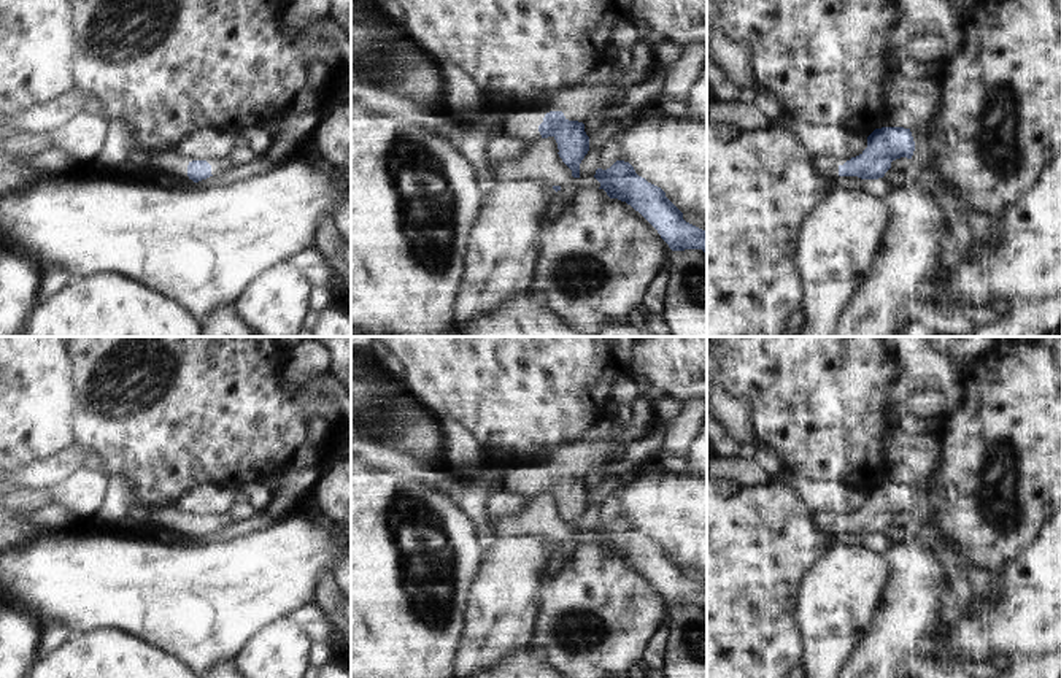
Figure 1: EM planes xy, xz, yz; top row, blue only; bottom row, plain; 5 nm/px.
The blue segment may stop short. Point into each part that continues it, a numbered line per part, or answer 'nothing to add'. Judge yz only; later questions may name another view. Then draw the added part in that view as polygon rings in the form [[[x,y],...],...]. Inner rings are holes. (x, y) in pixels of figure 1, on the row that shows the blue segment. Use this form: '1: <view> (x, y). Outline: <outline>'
1: yz (826, 167). Outline: [[[820,156],[813,160],[816,173],[829,184],[839,178],[839,167],[843,165],[850,157],[824,157]]]

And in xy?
1: xy (218, 165). Outline: [[[179,151],[176,152],[176,176],[183,179],[189,179],[187,176],[187,165],[192,160],[206,160],[211,165],[211,175],[216,176],[226,170],[232,168],[232,164],[229,159],[218,159],[218,157],[189,157],[181,154]]]

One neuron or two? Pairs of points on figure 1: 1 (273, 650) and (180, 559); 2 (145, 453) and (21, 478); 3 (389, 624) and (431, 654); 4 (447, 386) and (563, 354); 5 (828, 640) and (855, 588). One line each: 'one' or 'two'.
1: two
2: two
3: one
4: one
5: one

